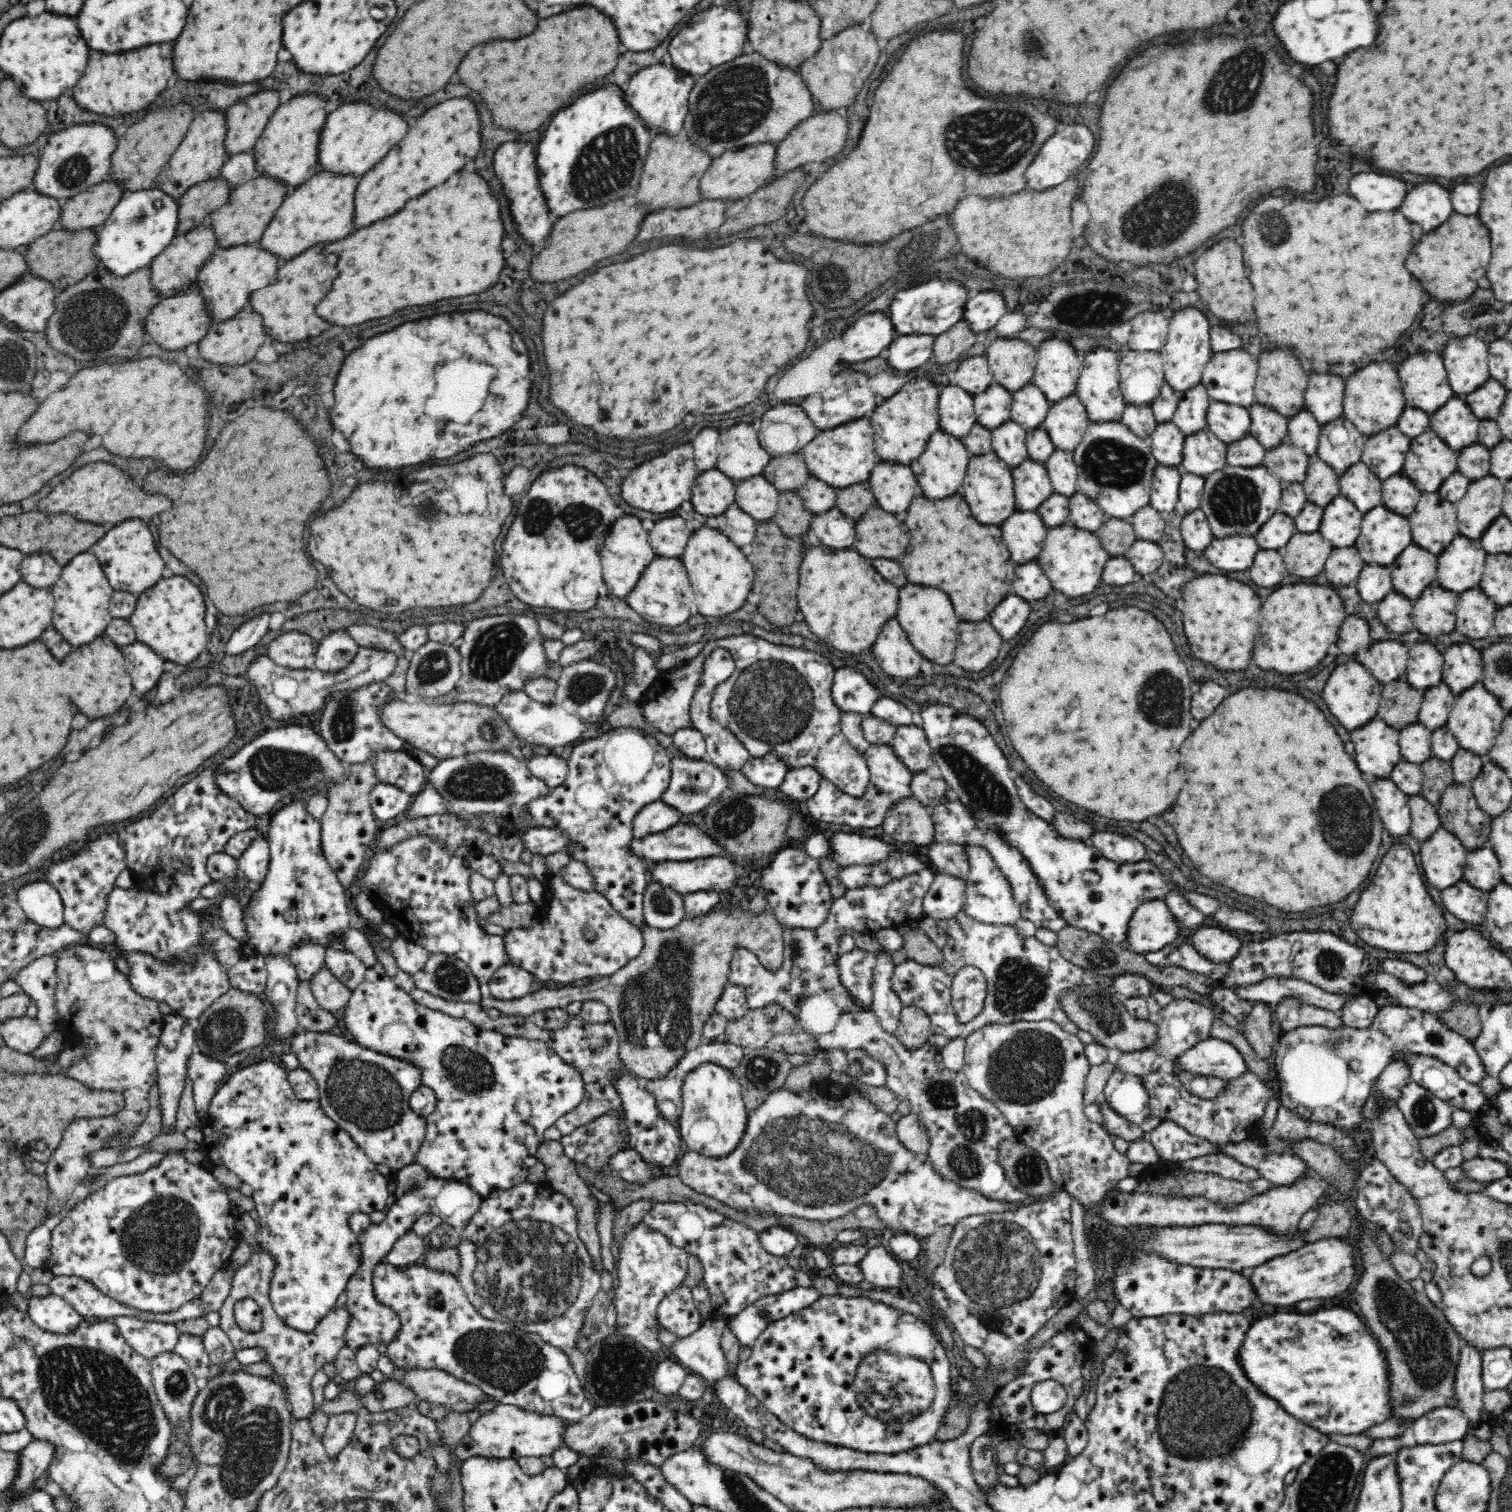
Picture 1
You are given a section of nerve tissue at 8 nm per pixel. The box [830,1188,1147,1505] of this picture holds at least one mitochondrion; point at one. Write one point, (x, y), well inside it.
(998, 1264)

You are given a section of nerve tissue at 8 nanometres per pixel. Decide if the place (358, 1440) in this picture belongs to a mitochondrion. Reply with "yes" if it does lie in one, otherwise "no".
no

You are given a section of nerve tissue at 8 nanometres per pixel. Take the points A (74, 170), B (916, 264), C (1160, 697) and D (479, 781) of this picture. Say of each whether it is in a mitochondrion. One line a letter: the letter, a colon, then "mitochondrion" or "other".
A: mitochondrion
B: mitochondrion
C: mitochondrion
D: mitochondrion

